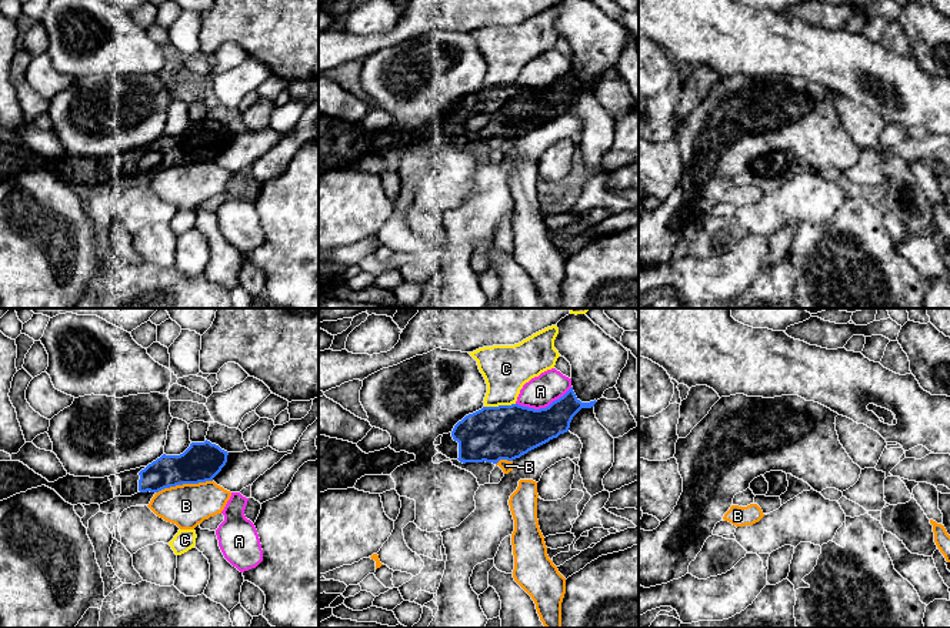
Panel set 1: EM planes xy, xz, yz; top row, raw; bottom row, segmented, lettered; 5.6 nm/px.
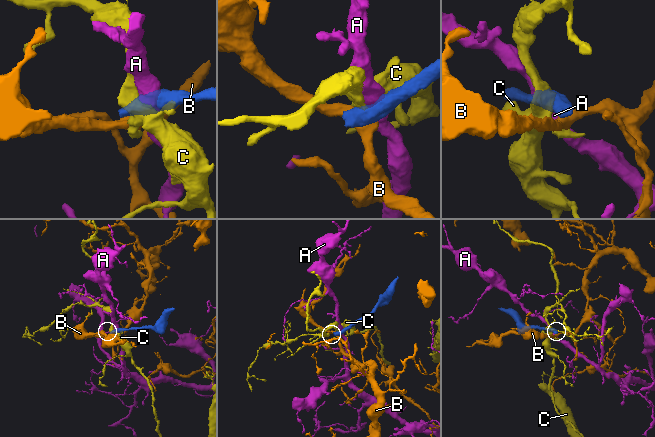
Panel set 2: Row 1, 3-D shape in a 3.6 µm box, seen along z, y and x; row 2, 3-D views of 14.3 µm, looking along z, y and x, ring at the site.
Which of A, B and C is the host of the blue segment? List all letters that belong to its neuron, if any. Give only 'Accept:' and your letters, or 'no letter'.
Accept: no letter

